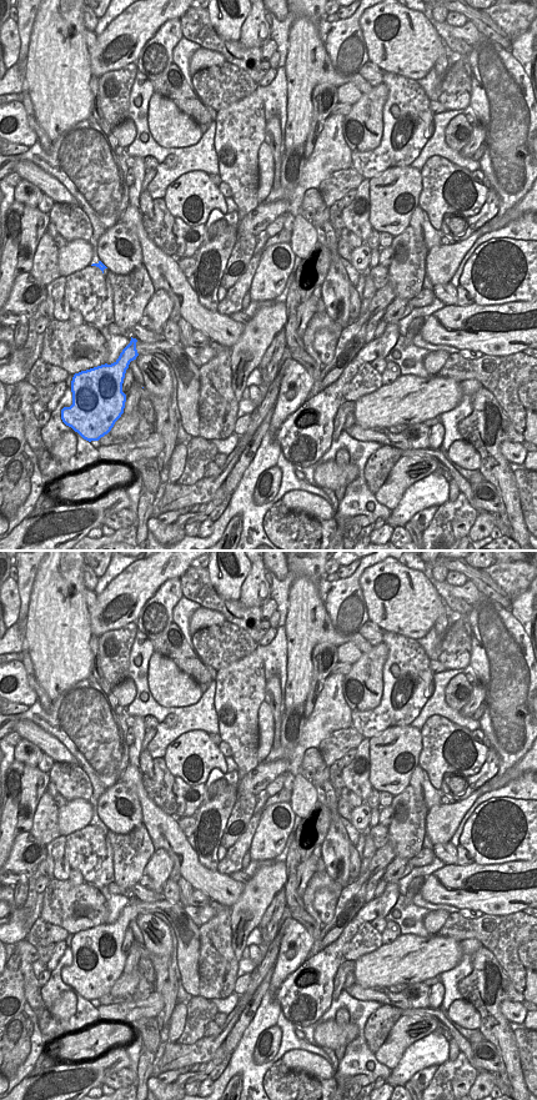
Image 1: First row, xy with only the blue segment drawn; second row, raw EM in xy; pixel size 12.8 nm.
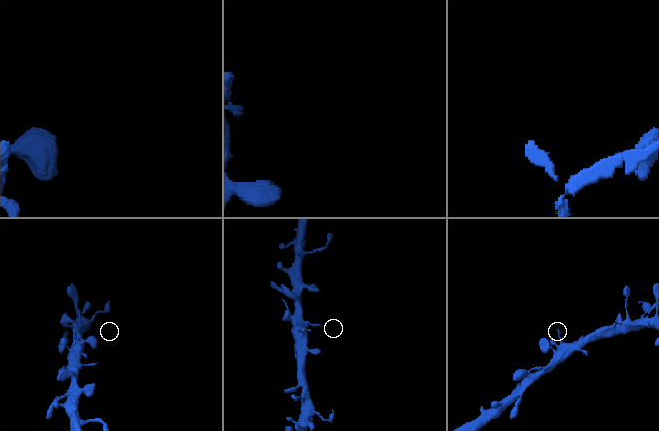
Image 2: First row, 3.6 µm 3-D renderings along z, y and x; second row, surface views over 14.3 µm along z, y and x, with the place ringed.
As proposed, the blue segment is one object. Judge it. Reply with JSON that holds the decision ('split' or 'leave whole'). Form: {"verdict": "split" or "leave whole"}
{"verdict": "leave whole"}

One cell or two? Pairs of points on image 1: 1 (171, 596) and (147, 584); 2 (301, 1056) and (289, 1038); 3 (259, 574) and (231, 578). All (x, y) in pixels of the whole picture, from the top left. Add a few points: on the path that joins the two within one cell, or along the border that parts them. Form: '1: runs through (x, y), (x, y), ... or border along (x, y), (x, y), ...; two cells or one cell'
1: border along (179, 577), (167, 579), (139, 612); two cells
2: border along (280, 1058), (295, 1049), (305, 1049), (322, 1058); two cells
3: border along (252, 563), (237, 598); two cells

